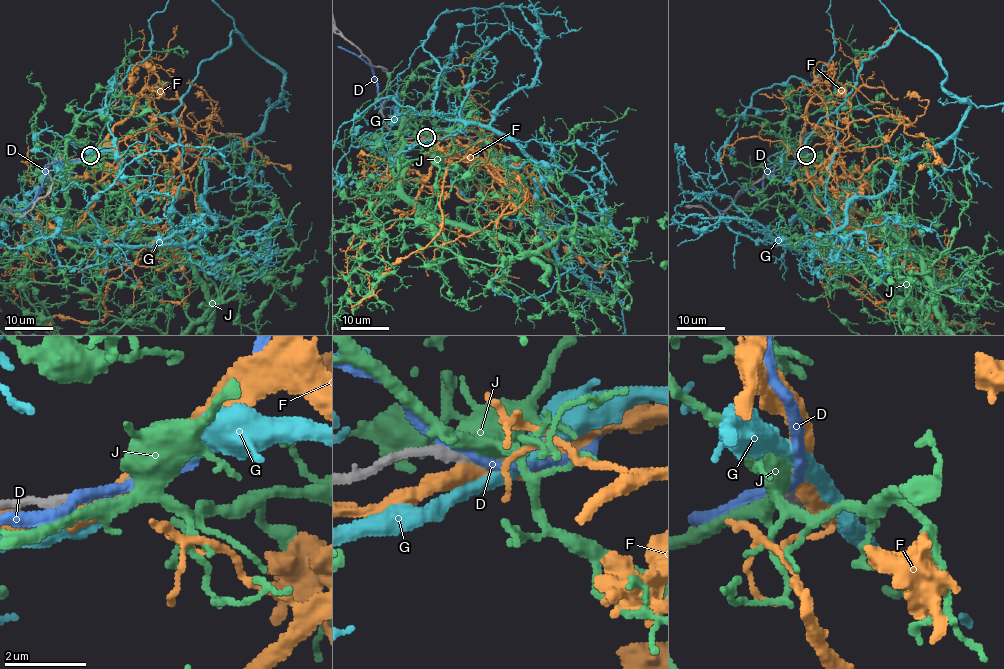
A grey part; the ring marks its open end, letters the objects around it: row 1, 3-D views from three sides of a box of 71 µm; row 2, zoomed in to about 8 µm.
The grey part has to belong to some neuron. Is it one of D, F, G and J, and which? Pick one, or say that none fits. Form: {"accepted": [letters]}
{"accepted": ["F"]}

